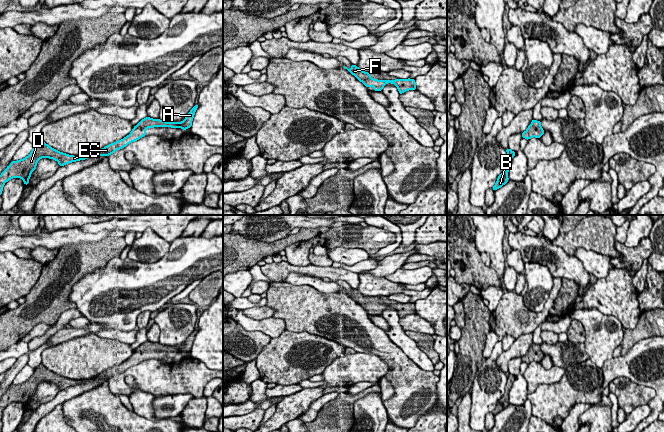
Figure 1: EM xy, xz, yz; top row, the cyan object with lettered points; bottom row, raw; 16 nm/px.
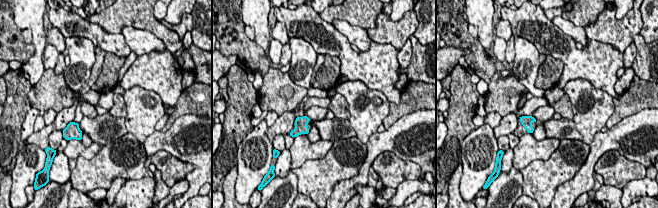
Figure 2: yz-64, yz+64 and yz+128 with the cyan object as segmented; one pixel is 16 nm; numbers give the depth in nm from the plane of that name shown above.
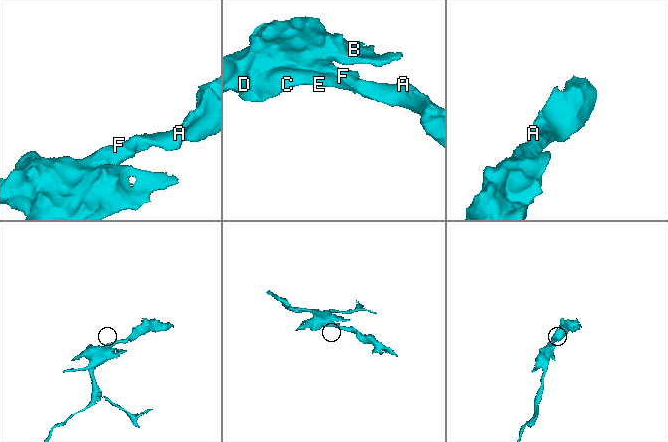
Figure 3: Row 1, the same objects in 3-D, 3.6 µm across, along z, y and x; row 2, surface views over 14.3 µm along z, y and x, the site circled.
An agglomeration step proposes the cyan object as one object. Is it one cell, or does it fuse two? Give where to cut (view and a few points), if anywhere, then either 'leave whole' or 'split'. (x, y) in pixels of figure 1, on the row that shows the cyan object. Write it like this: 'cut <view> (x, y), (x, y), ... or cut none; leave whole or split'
cut none; leave whole

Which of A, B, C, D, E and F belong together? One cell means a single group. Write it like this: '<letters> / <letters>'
A B C D E F

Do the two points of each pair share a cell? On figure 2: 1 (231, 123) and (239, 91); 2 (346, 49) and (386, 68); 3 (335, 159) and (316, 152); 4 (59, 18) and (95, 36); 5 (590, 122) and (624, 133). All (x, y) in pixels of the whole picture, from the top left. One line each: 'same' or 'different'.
1: same
2: same
3: different
4: same
5: different

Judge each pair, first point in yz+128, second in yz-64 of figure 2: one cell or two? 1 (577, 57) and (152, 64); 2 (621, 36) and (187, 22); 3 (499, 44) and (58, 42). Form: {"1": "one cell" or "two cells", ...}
{"1": "one cell", "2": "one cell", "3": "two cells"}

